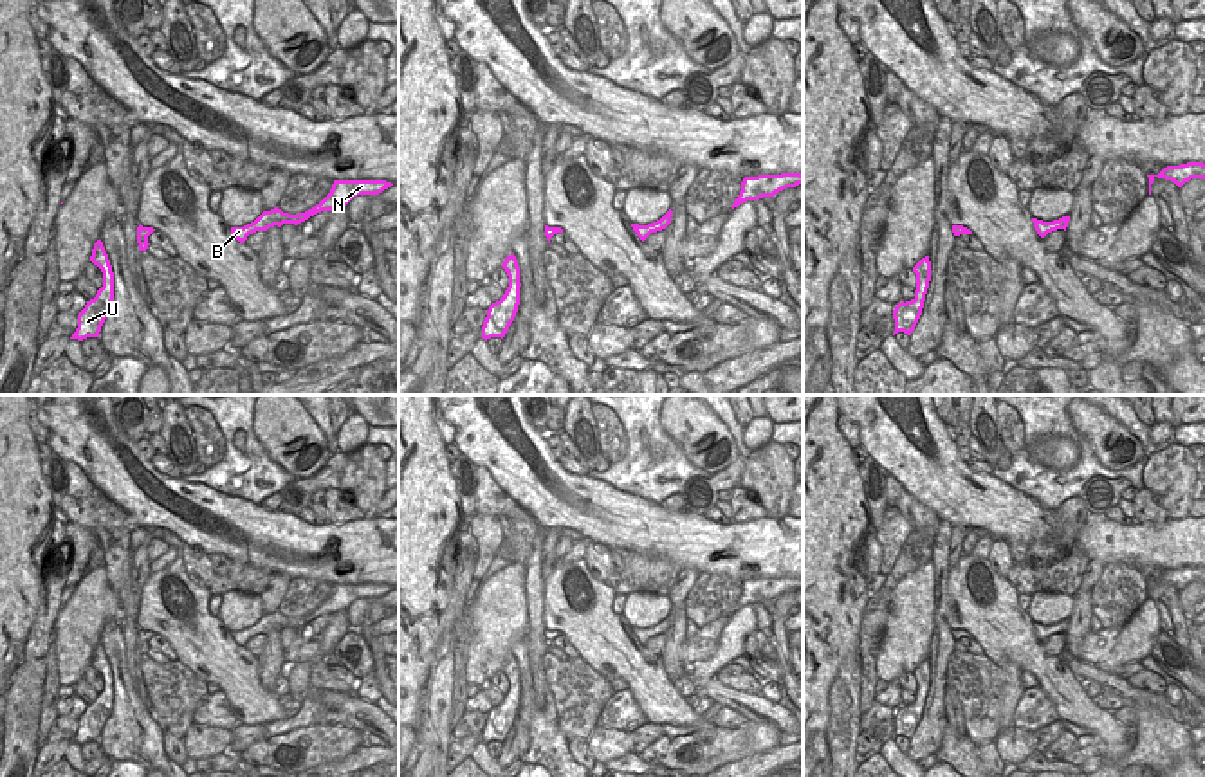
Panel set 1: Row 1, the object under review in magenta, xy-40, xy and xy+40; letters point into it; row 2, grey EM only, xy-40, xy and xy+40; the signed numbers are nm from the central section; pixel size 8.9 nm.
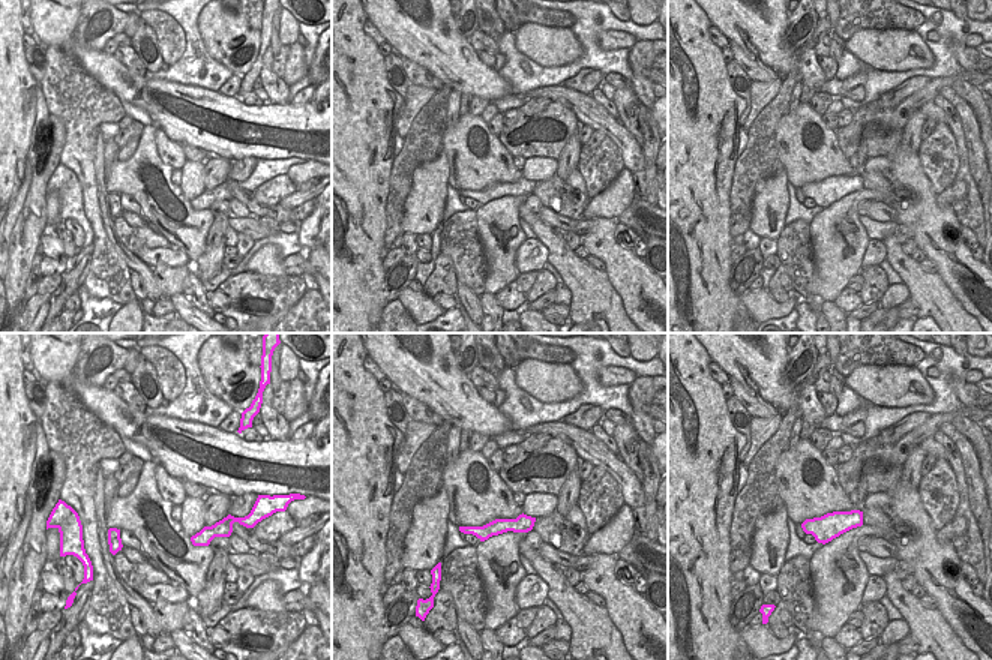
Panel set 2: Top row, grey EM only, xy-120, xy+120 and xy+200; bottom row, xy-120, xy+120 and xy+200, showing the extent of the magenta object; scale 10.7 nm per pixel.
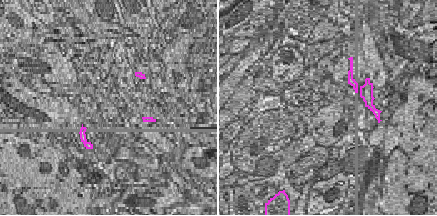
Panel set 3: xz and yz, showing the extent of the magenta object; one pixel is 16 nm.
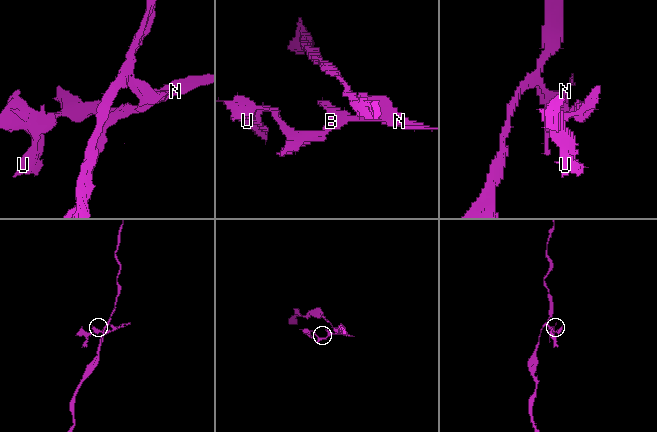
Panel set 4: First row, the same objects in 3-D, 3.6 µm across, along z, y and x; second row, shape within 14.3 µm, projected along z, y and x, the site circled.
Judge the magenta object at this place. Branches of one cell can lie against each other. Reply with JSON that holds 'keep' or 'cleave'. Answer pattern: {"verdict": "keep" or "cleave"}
{"verdict": "keep"}

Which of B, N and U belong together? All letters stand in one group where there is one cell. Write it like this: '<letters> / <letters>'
B N U

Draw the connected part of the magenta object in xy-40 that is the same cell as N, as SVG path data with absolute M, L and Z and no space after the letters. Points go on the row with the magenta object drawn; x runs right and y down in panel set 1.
M334 180L330 193L312 209L298 215L289 215L274 207L271 211L263 211L254 222L244 227L231 227L231 234L240 243L244 243L247 236L256 231L267 231L269 227L274 225L281 227L283 224L298 225L321 211L345 207L357 195L379 195L391 186L393 184L386 180Z

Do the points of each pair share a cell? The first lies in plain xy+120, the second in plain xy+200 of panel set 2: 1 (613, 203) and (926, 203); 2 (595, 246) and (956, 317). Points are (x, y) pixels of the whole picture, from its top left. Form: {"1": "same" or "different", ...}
{"1": "different", "2": "different"}

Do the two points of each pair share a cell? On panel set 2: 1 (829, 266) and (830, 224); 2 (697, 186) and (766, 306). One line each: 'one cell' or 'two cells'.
1: one cell
2: two cells

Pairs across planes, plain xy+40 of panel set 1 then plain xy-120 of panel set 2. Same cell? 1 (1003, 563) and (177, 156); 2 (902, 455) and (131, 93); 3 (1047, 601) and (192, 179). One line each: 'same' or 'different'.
1: same
2: same
3: same

